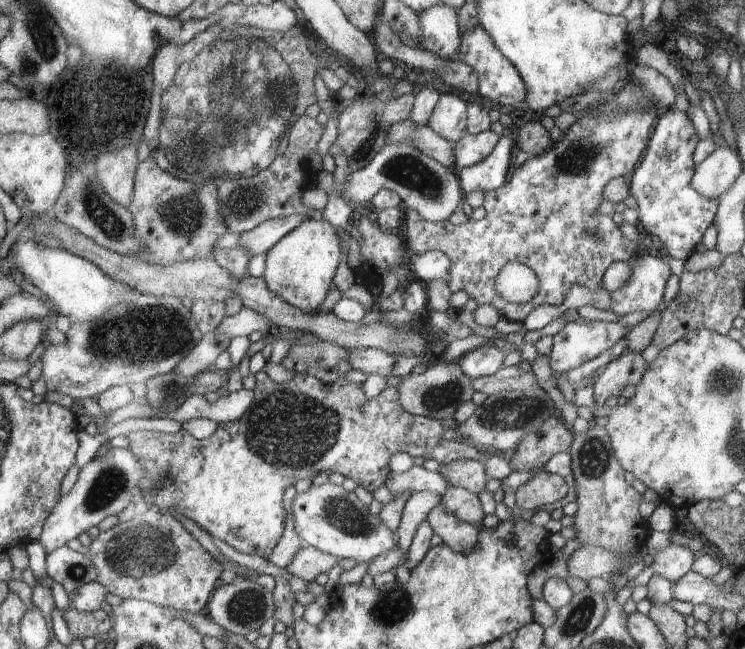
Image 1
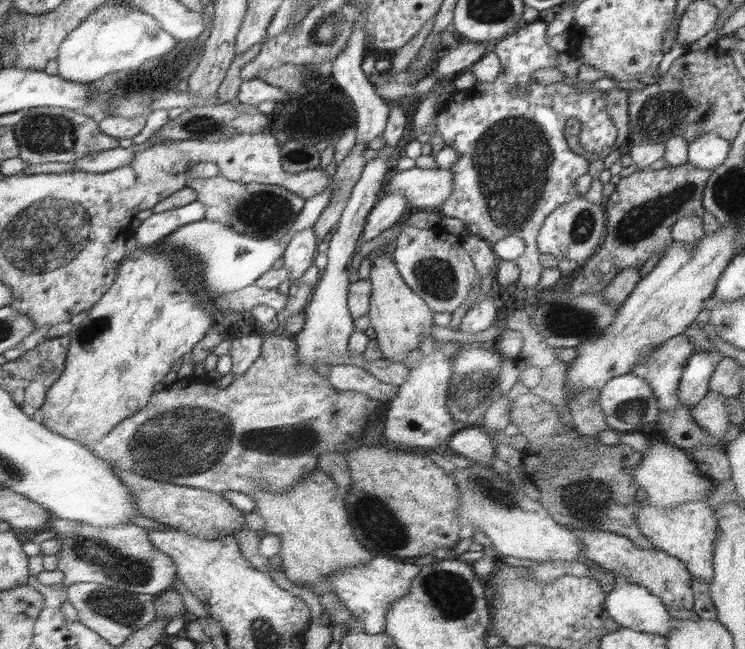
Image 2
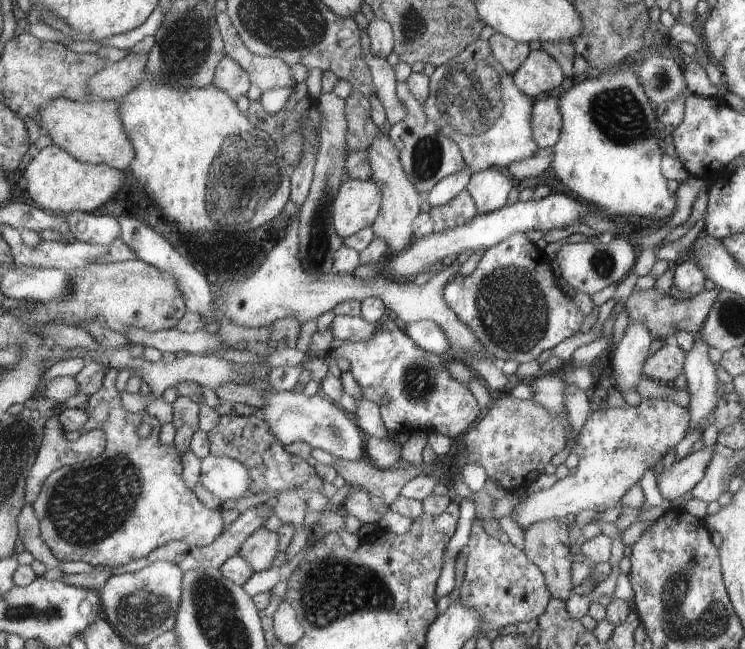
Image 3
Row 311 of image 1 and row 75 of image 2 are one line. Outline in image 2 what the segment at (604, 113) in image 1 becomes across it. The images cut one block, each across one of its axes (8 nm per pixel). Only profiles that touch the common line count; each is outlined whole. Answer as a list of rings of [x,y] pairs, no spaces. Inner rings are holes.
[[[532,21],[531,23],[523,23],[516,32],[507,35],[503,39],[497,40],[495,43],[491,45],[491,49],[494,50],[494,53],[498,55],[498,58],[501,62],[501,71],[498,73],[498,76],[493,80],[482,80],[479,79],[475,85],[468,89],[458,89],[454,92],[451,92],[449,99],[442,106],[442,112],[438,114],[438,117],[435,120],[435,130],[438,134],[444,139],[444,143],[447,146],[450,146],[459,157],[456,160],[456,163],[449,169],[451,171],[453,182],[453,194],[445,201],[443,206],[439,207],[440,215],[442,217],[452,217],[458,218],[464,222],[466,228],[468,228],[468,232],[470,234],[480,236],[486,242],[488,242],[491,246],[498,242],[504,236],[519,236],[522,238],[525,244],[525,249],[523,254],[514,260],[516,265],[520,267],[520,278],[518,279],[518,288],[528,288],[535,287],[538,284],[538,280],[540,280],[540,272],[542,272],[542,264],[540,264],[540,256],[538,256],[538,230],[543,228],[544,221],[547,220],[548,217],[552,213],[554,213],[560,206],[571,202],[580,194],[577,192],[577,188],[574,188],[574,182],[576,182],[576,178],[580,178],[580,176],[586,175],[588,168],[590,168],[590,162],[580,157],[578,154],[575,154],[571,149],[569,144],[566,144],[566,140],[564,140],[564,124],[566,124],[566,120],[570,118],[578,118],[582,122],[582,131],[580,134],[580,141],[583,148],[588,152],[601,152],[606,148],[613,146],[617,140],[617,129],[616,126],[612,123],[610,119],[610,115],[608,115],[608,111],[606,111],[606,93],[602,90],[594,90],[590,89],[578,89],[574,87],[573,84],[566,84],[564,81],[562,82],[553,82],[550,84],[538,84],[536,83],[536,79],[532,77],[532,74],[536,72],[536,70],[542,70],[542,68],[556,68],[558,69],[558,56],[560,53],[554,48],[550,48],[548,46],[548,42],[546,42],[546,28],[548,28],[548,23],[544,21]],[[518,84],[522,89],[524,89],[524,93],[517,96],[511,92],[511,85]]]

